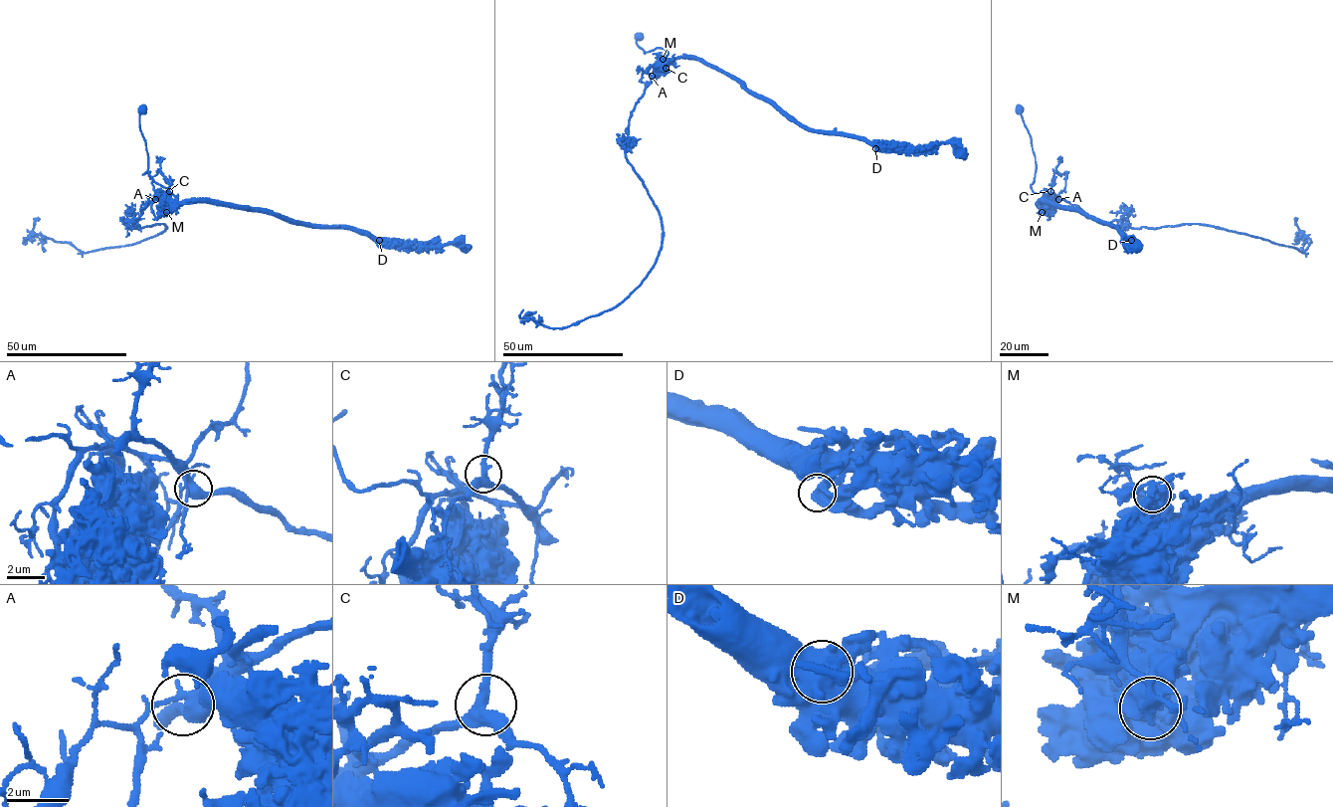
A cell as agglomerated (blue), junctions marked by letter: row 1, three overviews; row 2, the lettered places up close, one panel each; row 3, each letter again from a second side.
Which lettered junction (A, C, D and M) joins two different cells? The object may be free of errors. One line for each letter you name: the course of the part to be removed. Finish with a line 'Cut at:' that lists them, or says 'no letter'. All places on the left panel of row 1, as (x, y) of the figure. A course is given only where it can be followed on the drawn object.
M: course (166, 212), (161, 193), (128, 227), (166, 228), (131, 245), (87, 252), (36, 234), (24, 238), (27, 243)
Cut at: M

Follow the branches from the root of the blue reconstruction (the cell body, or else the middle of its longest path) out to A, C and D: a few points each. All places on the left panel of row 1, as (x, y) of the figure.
A: (143, 109), (139, 126), (145, 142), (148, 172), (155, 182), (171, 193), (161, 193), (155, 199)
C: (143, 109), (139, 126), (145, 142), (148, 172), (155, 182), (171, 193), (159, 195), (169, 191)
D: (143, 109), (148, 172), (171, 193), (165, 209), (231, 203), (379, 240)

